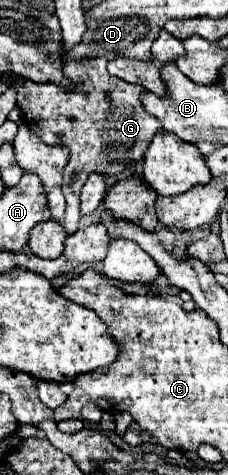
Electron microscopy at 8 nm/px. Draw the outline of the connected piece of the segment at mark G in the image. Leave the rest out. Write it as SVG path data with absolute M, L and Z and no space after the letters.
M106 57L67 63L63 67L63 75L77 83L75 91L63 91L63 87L55 87L55 83L41 85L31 81L25 81L17 91L17 107L23 111L25 125L35 131L43 143L69 149L69 163L63 171L63 195L67 199L67 211L65 219L61 221L69 235L77 231L77 221L81 217L79 193L87 181L87 175L91 171L113 175L117 173L117 165L123 161L135 161L139 157L143 159L153 135L161 131L159 121L147 115L141 107L139 95L143 87L111 77L107 64Z

